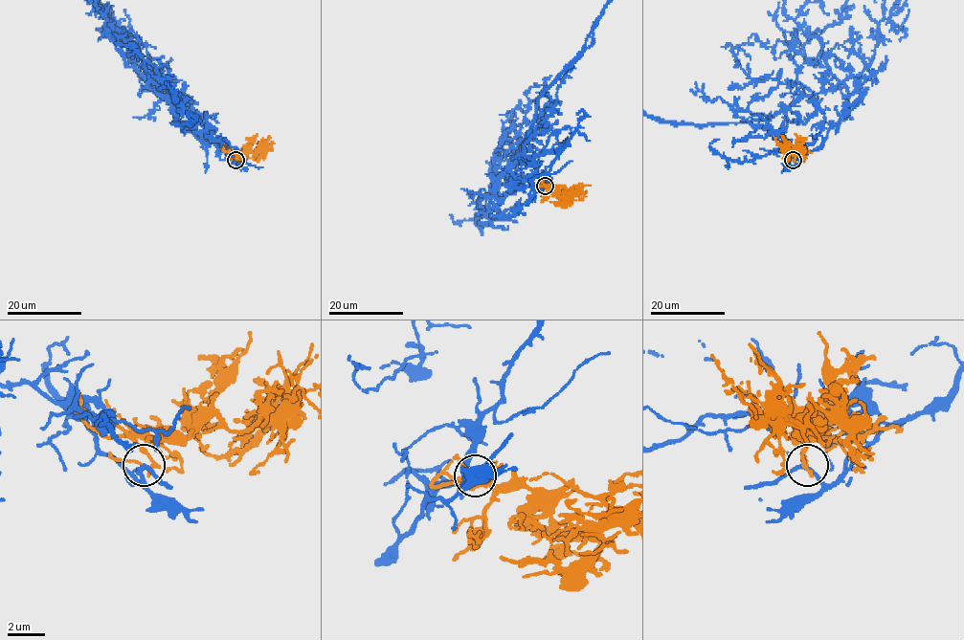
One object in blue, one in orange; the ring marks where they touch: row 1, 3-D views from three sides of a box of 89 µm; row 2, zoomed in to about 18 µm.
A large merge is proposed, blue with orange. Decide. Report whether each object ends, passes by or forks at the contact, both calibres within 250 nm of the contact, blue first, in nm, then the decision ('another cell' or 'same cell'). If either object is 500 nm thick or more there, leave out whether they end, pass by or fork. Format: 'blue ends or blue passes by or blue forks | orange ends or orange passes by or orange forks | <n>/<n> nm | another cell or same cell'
blue passes by | orange passes by | 200/160 nm | another cell

